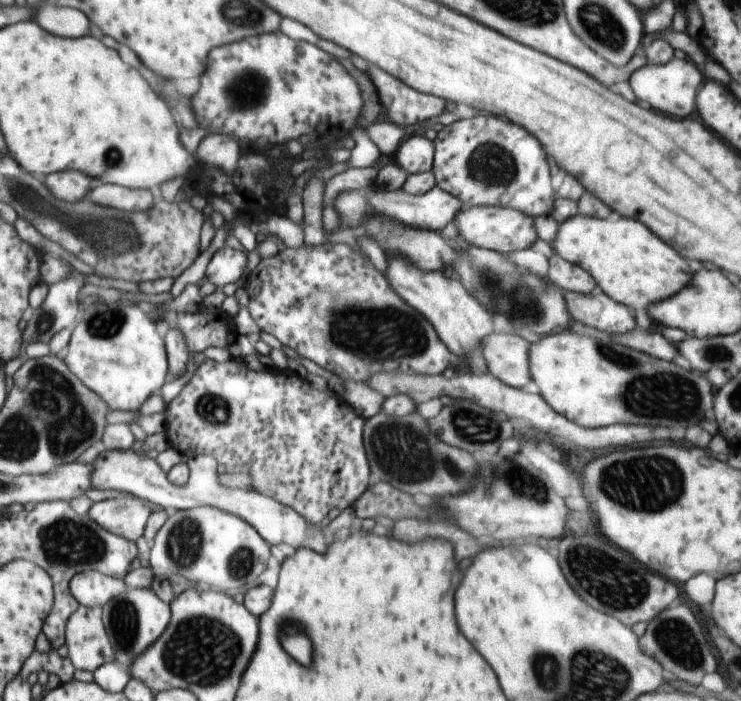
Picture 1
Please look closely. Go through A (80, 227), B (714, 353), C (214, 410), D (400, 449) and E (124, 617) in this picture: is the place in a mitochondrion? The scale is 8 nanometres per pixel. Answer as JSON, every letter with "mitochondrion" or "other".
{"A":"mitochondrion","B":"mitochondrion","C":"mitochondrion","D":"mitochondrion","E":"mitochondrion"}

